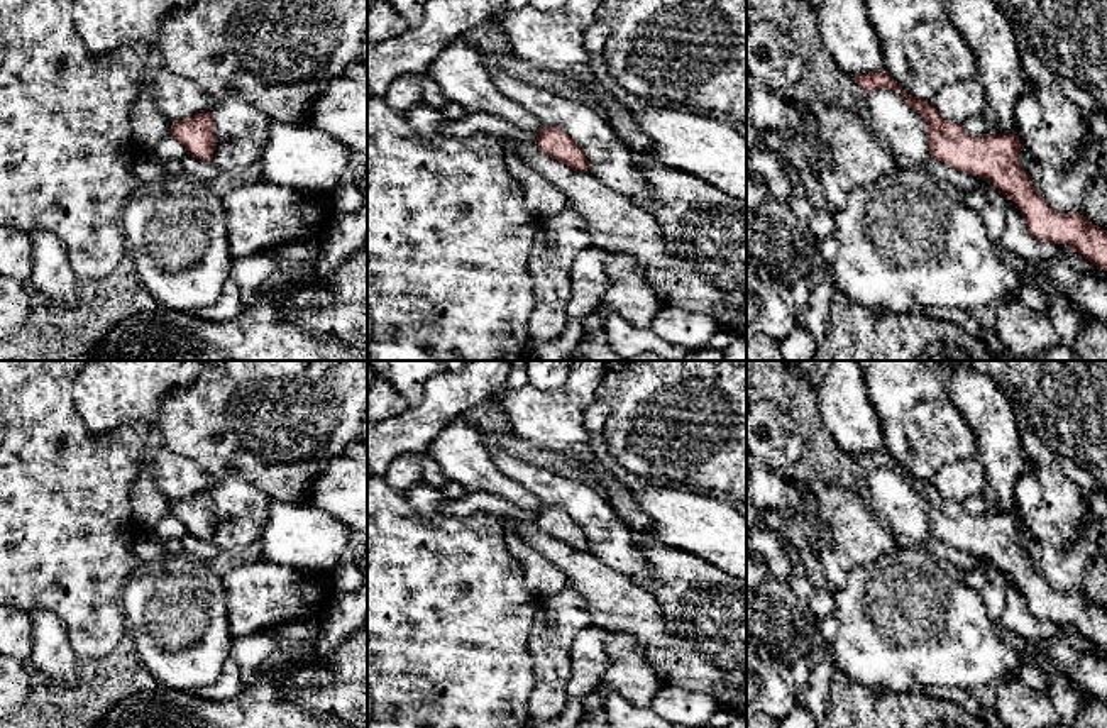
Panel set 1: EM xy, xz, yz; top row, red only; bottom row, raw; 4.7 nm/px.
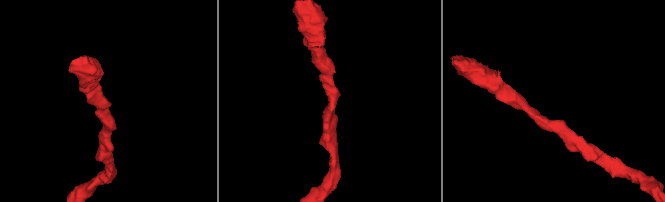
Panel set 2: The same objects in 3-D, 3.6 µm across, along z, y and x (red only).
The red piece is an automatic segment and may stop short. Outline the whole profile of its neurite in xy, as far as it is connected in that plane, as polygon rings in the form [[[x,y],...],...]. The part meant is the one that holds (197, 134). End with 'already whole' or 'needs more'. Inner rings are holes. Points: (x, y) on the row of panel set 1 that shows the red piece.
[[[212,113],[173,122],[171,134],[184,146],[188,154],[212,163],[217,147],[215,120]]]; already whole

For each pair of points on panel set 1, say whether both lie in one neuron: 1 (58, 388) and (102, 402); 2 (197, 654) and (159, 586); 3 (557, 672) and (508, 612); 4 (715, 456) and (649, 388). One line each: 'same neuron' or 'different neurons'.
1: different neurons
2: same neuron
3: different neurons
4: same neuron

